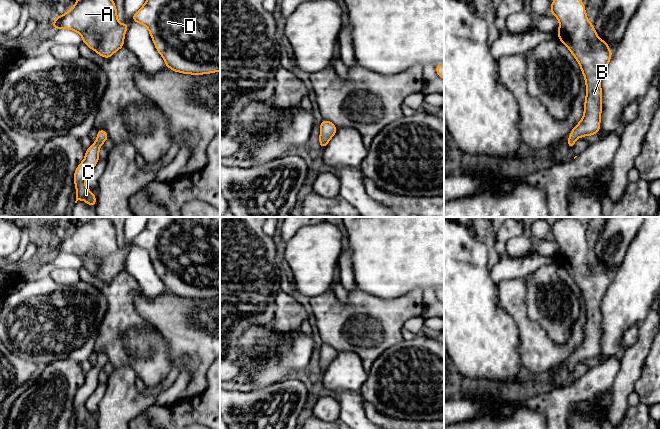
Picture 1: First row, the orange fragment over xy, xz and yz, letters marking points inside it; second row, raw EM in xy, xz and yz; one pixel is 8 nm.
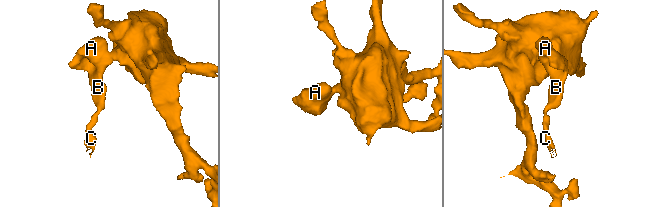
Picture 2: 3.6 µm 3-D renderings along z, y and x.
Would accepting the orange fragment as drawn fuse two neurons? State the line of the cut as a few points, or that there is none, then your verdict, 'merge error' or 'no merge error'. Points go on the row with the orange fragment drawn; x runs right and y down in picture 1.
cut none; no merge error

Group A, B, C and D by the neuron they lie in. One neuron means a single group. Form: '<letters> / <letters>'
A B C D

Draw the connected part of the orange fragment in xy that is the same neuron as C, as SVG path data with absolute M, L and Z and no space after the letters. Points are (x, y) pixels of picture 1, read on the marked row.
M98 130L97 140L86 150L84 160L78 165L74 173L76 186L76 201L84 200L88 205L96 205L96 196L87 188L85 178L87 174L96 166L99 161L99 148L108 139L108 134L105 130Z

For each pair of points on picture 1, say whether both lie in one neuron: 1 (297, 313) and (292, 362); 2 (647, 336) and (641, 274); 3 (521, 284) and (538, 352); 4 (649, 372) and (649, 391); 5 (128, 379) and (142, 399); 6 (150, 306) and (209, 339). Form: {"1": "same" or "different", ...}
{"1": "different", "2": "different", "3": "same", "4": "same", "5": "same", "6": "same"}

